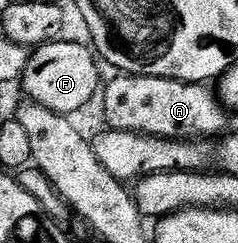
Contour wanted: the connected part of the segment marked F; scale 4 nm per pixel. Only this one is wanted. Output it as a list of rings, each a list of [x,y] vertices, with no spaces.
[[[67,41],[50,42],[38,47],[28,57],[27,67],[21,79],[21,87],[23,86],[30,101],[41,104],[41,108],[47,108],[64,116],[83,107],[92,99],[94,93],[101,90],[100,63],[97,61],[94,49],[87,44],[82,46],[79,42]]]

